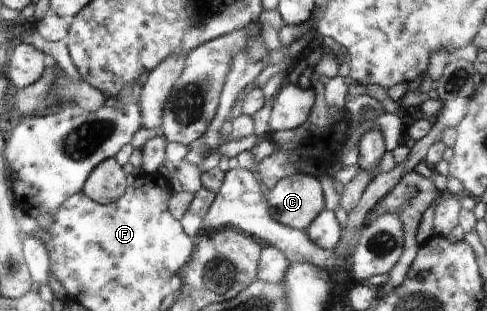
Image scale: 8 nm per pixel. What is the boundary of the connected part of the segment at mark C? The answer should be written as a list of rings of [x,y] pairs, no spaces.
[[[303,171],[278,181],[266,198],[273,218],[299,230],[308,228],[324,209],[322,183]]]

